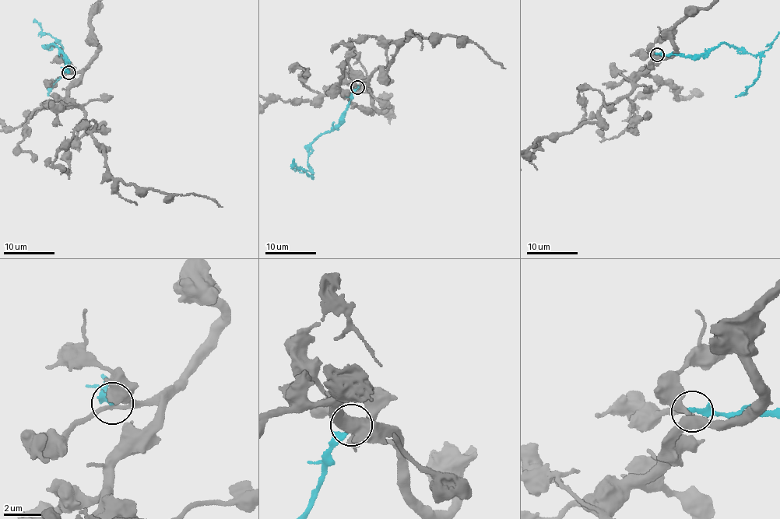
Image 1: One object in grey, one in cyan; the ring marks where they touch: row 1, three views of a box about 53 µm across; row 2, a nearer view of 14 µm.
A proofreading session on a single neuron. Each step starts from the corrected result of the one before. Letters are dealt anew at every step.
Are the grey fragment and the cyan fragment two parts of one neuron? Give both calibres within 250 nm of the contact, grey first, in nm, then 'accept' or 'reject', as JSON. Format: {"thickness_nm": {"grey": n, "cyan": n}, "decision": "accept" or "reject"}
{"thickness_nm": {"grey": 200, "cyan": 260}, "decision": "reject"}

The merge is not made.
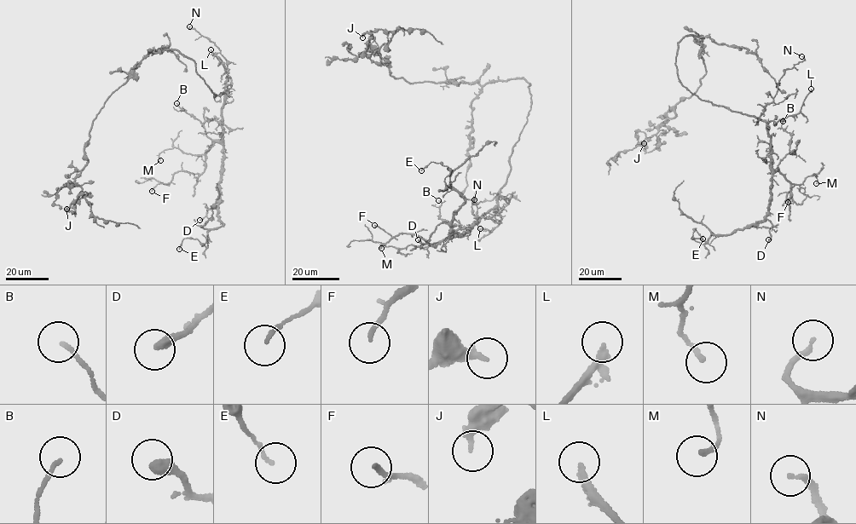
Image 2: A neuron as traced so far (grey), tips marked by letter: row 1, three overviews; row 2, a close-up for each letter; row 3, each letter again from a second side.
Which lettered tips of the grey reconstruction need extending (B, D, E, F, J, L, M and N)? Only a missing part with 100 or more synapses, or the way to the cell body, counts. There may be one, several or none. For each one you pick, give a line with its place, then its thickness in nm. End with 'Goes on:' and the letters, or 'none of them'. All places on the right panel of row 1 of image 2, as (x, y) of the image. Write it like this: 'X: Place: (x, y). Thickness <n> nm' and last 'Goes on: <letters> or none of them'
L: Place: (811, 89). Thickness 170 nm
Goes on: L

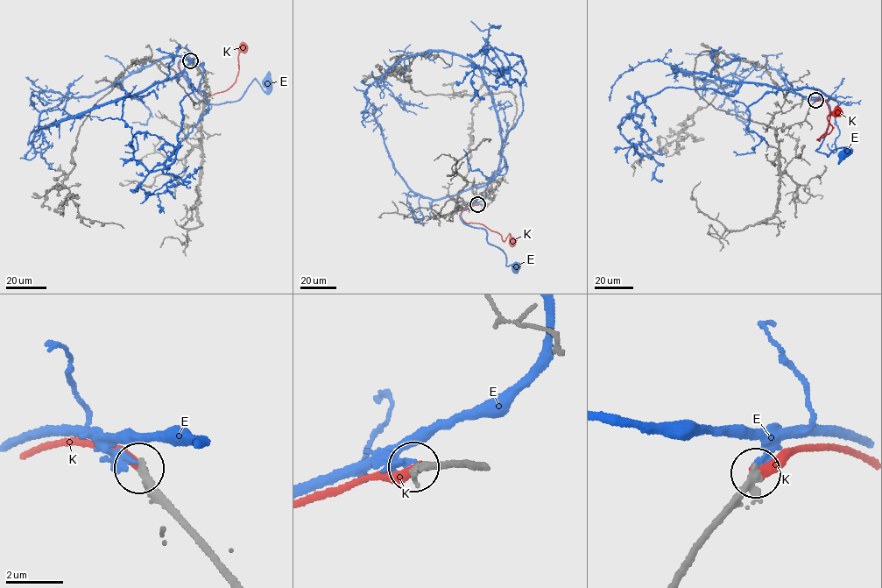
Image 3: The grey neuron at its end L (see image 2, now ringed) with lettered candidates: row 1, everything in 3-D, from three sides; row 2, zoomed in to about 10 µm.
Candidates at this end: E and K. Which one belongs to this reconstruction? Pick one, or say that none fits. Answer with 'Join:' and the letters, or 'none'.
Join: K

